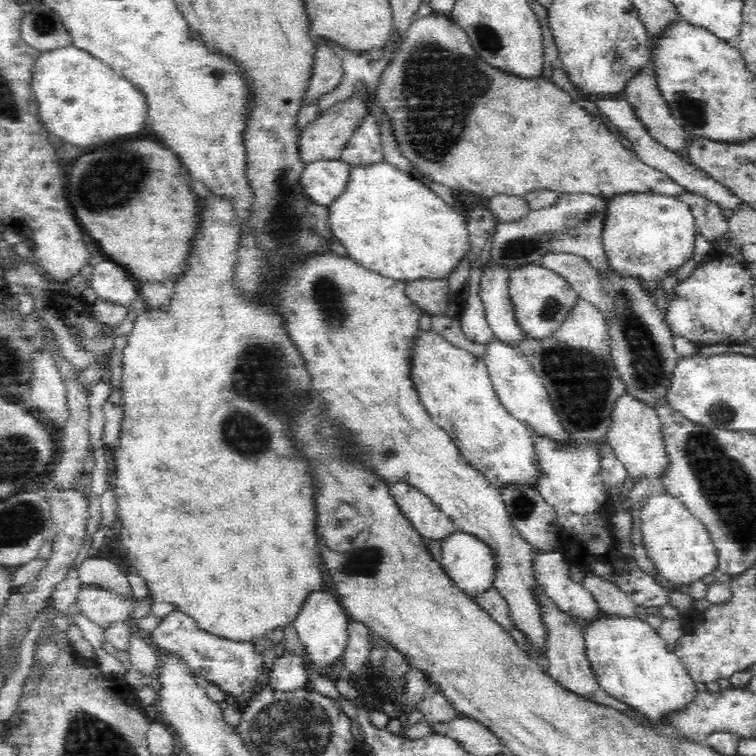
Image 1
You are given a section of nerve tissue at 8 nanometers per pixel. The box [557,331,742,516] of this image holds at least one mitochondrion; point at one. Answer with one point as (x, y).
(719, 414)

